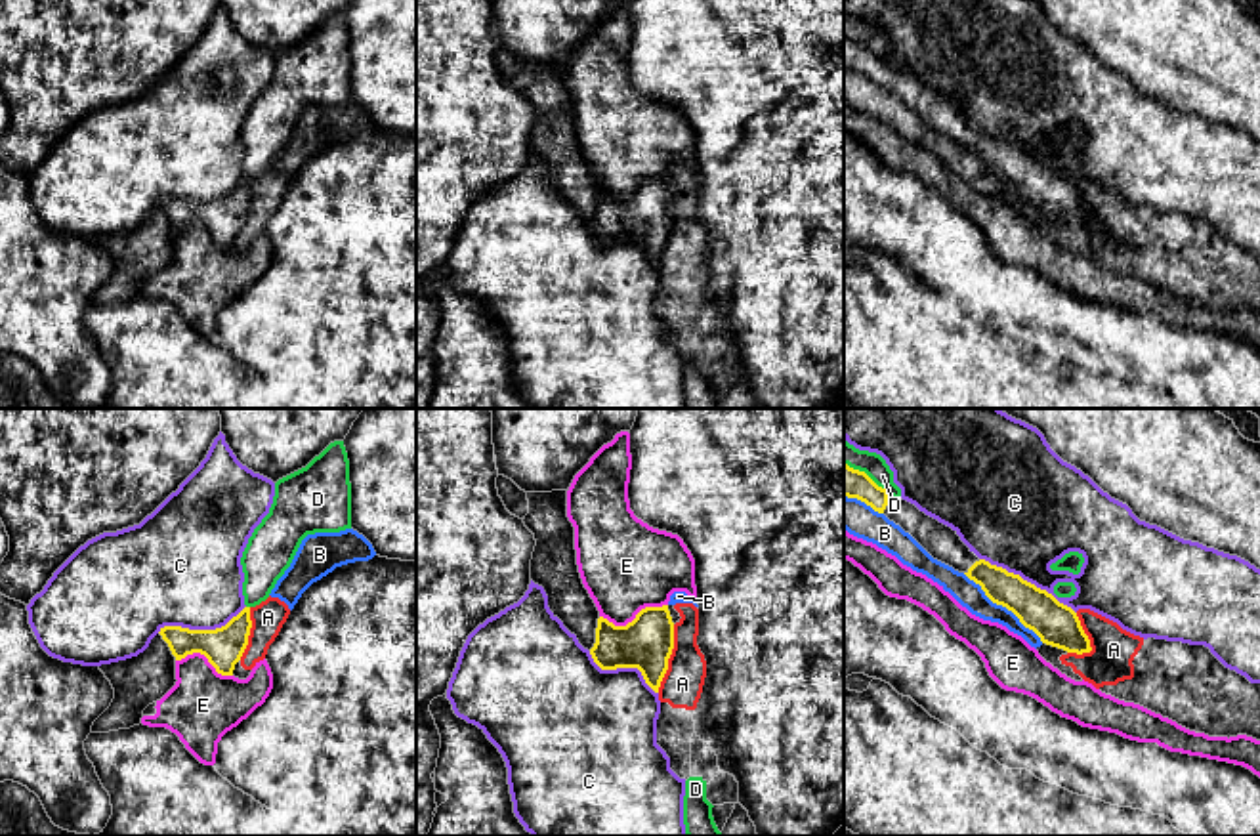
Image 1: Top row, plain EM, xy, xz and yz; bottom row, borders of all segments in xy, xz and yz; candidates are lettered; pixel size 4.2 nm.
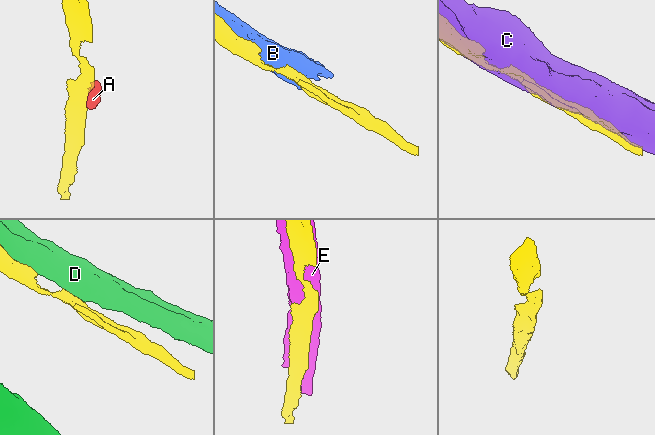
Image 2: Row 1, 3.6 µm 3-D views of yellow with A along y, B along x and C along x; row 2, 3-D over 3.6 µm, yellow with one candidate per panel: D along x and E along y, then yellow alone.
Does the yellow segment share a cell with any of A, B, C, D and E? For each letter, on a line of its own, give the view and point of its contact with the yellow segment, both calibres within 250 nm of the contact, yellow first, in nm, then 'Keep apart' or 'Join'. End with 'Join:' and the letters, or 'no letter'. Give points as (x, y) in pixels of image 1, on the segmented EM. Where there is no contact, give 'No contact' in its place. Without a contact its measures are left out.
A: Touches yellow at xz (669, 657). Thickness 220 nm (yellow) against 170 nm. Keep apart
B: Touches yellow at yz (1003, 606). Thickness 180 nm (yellow) against 110 nm. Keep apart
C: Touches yellow at yz (1026, 581). Thickness 180 nm (yellow) against 420 nm. Keep apart
D: Touches yellow at yz (865, 474). Thickness 130 nm (yellow) against 100 nm. Keep apart
E: Touches yellow at xz (634, 619). Thickness 220 nm (yellow) against 380 nm. Keep apart
Join: no letter

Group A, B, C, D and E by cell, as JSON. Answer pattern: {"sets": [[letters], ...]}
{"sets": [["A", "B"], ["C"], ["D"], ["E"]]}

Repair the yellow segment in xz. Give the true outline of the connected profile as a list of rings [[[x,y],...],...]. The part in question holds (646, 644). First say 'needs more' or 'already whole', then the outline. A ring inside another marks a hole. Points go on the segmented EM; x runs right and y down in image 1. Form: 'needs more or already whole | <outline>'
already whole | [[[662,605],[641,609],[626,626],[599,617],[590,655],[601,670],[638,668],[645,683],[659,693],[672,649],[674,622],[668,605]]]

